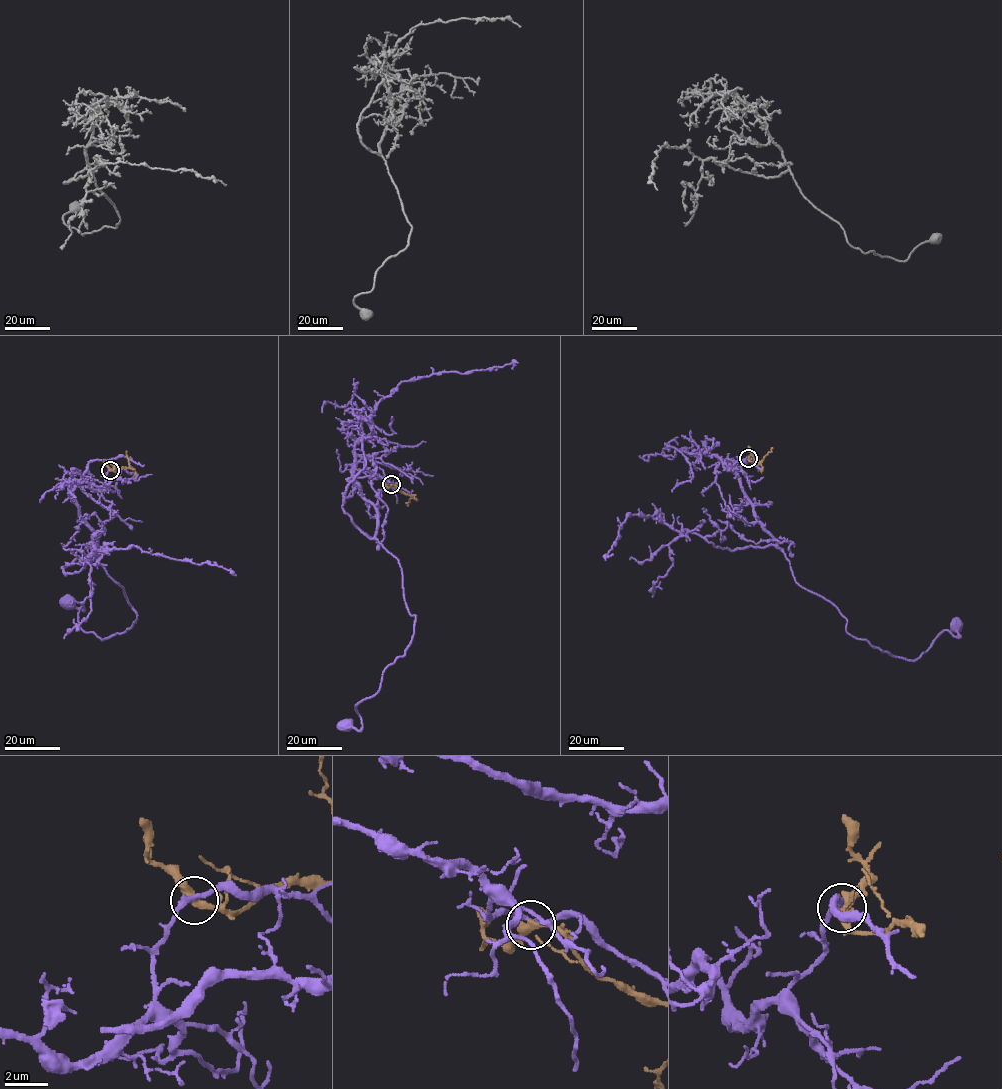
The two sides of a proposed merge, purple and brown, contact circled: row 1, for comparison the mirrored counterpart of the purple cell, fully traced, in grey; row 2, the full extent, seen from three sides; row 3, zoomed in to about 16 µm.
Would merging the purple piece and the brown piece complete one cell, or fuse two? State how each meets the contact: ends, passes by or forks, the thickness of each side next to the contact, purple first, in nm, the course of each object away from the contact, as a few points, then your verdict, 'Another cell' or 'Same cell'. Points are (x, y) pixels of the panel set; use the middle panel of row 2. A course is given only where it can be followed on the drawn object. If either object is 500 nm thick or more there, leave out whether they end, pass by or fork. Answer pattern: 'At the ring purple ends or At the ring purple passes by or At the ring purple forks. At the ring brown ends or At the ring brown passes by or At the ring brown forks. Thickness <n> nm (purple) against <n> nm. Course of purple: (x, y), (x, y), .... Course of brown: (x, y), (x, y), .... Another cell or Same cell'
At the ring purple passes by. At the ring brown passes by. Thickness 240 nm (purple) against 360 nm. Course of purple: (391, 484), (354, 471), (375, 537), (401, 569), (413, 636), (355, 705), (360, 729), (346, 724). Course of brown: (391, 484), (410, 496), (408, 506). Another cell

